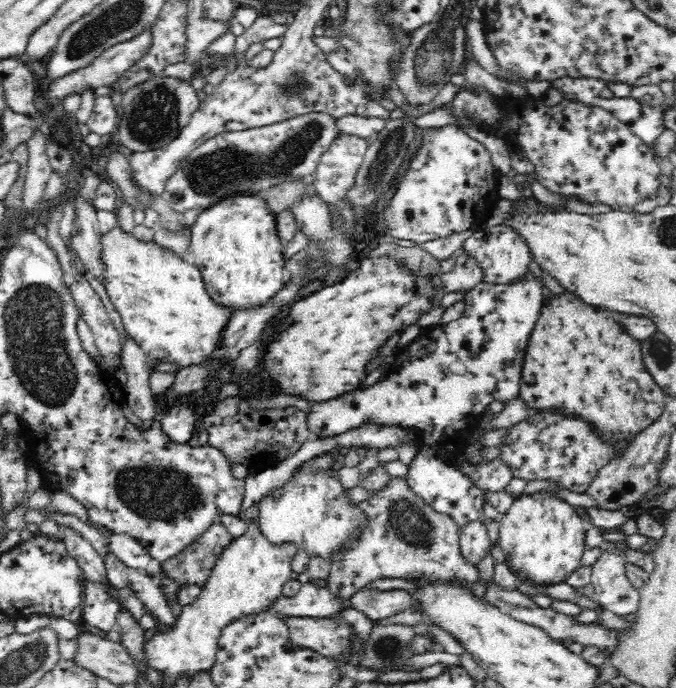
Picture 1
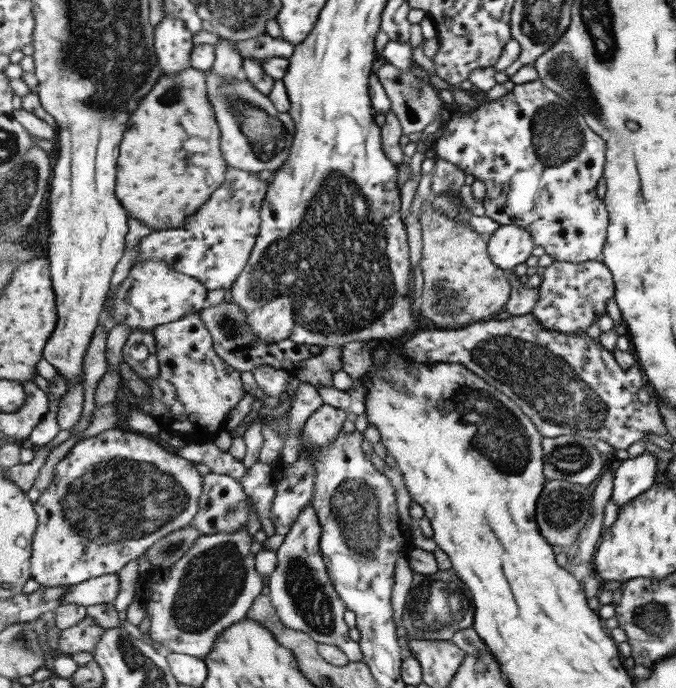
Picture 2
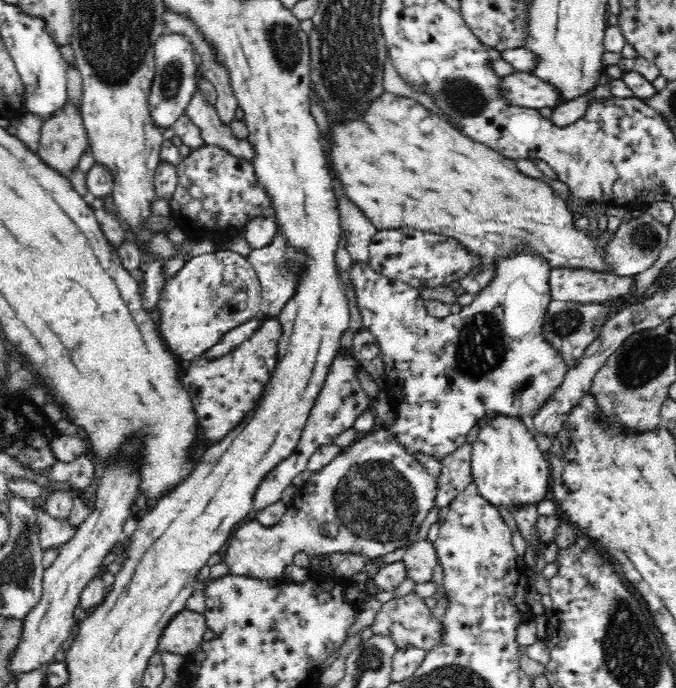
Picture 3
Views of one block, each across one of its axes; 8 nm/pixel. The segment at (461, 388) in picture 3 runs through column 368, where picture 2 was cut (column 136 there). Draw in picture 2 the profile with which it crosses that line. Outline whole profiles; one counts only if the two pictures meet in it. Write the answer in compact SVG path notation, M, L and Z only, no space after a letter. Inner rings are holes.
M149 260L136 264L129 277L123 280L115 292L111 288L106 302L112 300L112 318L115 325L126 324L131 333L154 333L162 324L181 320L184 316L204 309L207 306L205 300L208 291L200 280L177 272L165 261Z

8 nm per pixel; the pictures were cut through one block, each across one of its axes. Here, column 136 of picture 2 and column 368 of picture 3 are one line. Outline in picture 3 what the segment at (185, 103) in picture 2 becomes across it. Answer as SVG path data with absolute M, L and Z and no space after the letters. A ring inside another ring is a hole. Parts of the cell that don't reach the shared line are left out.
M384 92L380 100L376 100L376 104L372 104L372 112L368 112L368 116L364 116L364 120L358 120L356 124L344 124L344 128L334 128L334 150L332 150L332 158L338 166L338 172L342 176L346 194L362 208L362 212L370 221L377 231L390 229L402 229L412 231L423 231L442 235L450 239L456 240L458 244L464 246L472 255L478 255L482 259L498 261L500 259L510 259L519 255L534 255L540 257L551 270L554 269L584 269L584 271L592 271L602 273L602 275L614 275L615 270L609 264L608 245L613 242L615 233L610 230L600 230L594 227L591 221L584 220L582 214L576 214L570 210L567 200L556 194L556 190L542 181L540 178L530 178L525 176L516 168L514 160L506 158L498 151L488 148L488 145L477 143L470 137L460 133L456 127L452 127L444 117L432 113L420 103L412 98L396 95L390 92Z

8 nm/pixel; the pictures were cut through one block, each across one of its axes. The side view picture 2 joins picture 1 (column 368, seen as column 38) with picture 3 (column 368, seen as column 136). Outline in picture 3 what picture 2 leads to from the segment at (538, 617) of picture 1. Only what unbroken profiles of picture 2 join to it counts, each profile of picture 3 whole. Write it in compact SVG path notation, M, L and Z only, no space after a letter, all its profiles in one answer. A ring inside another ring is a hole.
M372 430L344 447L324 468L312 473L307 483L298 489L293 502L287 505L284 518L276 526L266 528L255 519L240 526L224 548L224 561L233 575L272 580L278 584L298 552L321 558L339 552L360 554L370 561L382 559L398 548L410 548L420 541L417 525L424 524L430 510L435 508L438 488L439 482L418 462L416 455L398 444L389 430Z

